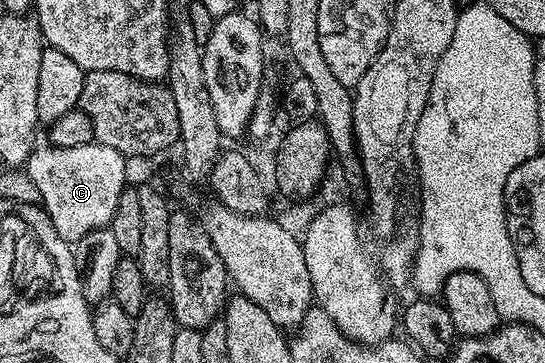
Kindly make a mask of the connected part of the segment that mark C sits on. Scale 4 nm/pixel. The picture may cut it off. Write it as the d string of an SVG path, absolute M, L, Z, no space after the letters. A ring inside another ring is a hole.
M44 143L33 149L26 171L38 187L39 204L48 213L54 231L62 240L75 243L88 232L112 224L118 195L126 188L129 162L114 147L90 144L82 147L54 147Z

